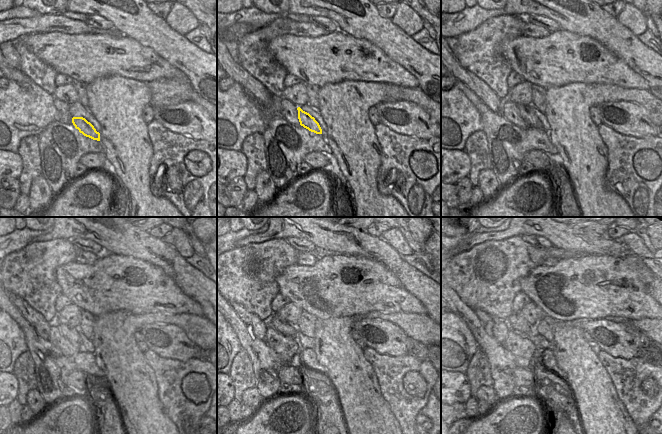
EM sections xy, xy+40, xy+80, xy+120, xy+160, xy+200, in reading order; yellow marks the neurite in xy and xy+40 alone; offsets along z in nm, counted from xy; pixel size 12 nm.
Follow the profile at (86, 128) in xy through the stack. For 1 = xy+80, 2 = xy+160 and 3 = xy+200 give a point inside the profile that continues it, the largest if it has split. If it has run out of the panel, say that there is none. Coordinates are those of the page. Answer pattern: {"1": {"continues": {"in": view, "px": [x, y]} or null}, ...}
{"1": {"continues": {"in": "xy+80", "px": [526, 112]}}, "2": {"continues": {"in": "xy+160", "px": [296, 326]}}, "3": {"continues": {"in": "xy+200", "px": [516, 321]}}}

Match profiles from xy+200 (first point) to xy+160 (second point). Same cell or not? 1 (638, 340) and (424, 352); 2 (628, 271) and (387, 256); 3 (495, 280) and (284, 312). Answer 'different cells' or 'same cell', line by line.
1: same cell
2: different cells
3: different cells

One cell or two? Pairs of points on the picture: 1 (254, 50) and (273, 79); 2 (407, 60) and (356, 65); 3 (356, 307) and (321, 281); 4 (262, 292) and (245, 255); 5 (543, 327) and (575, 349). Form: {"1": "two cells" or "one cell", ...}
{"1": "one cell", "2": "two cells", "3": "one cell", "4": "one cell", "5": "two cells"}

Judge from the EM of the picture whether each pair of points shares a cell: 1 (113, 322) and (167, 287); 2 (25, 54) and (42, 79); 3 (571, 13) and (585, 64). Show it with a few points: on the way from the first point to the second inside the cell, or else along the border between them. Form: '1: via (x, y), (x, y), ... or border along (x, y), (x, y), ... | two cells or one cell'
1: border along (152, 312), (131, 313), (117, 310), (106, 313) | two cells
2: via (28, 60), (40, 73) | one cell
3: border along (560, 28), (581, 35), (588, 35), (598, 41) | two cells

